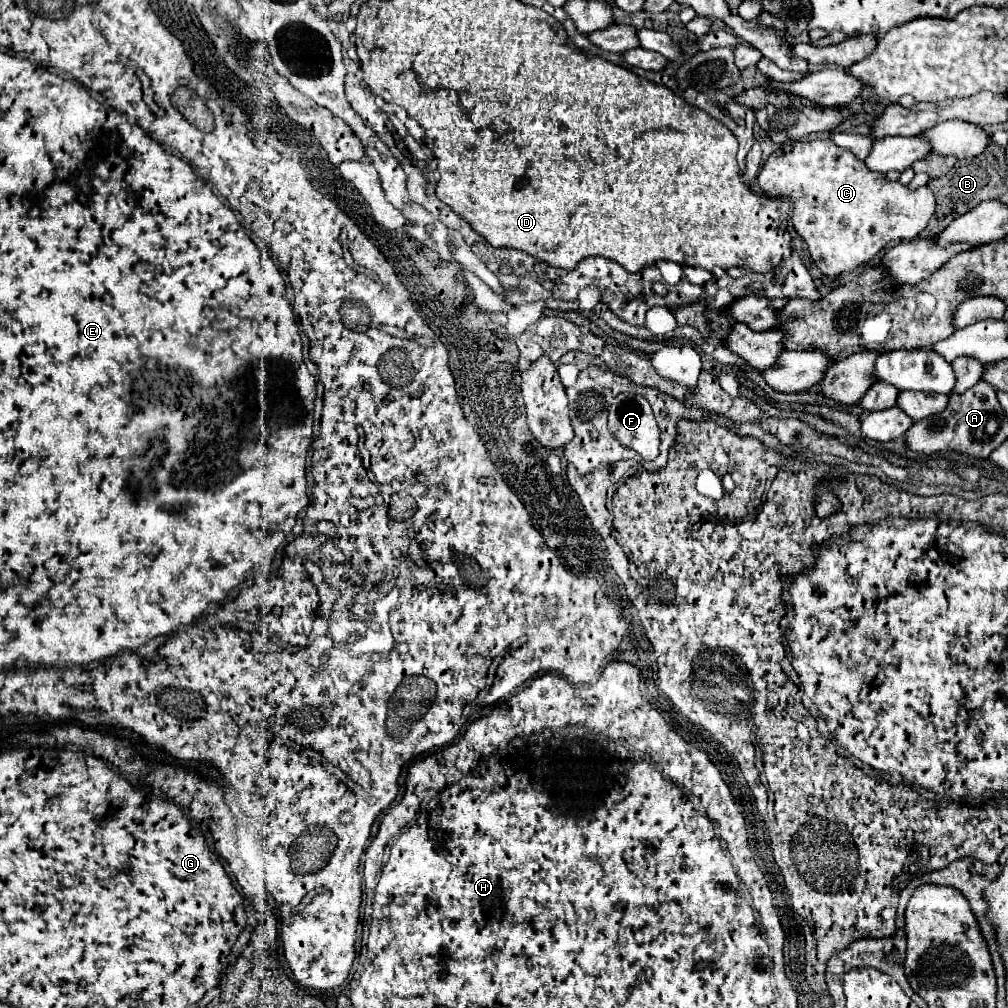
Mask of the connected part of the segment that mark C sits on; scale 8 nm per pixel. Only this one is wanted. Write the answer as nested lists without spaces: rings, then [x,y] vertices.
[[[820,138],[800,140],[788,152],[770,154],[756,182],[766,196],[788,196],[792,200],[792,224],[808,244],[814,264],[828,278],[854,272],[888,244],[918,238],[936,210],[936,200],[928,186],[908,190],[900,182],[890,182],[884,174],[868,172],[866,164],[850,150]]]

